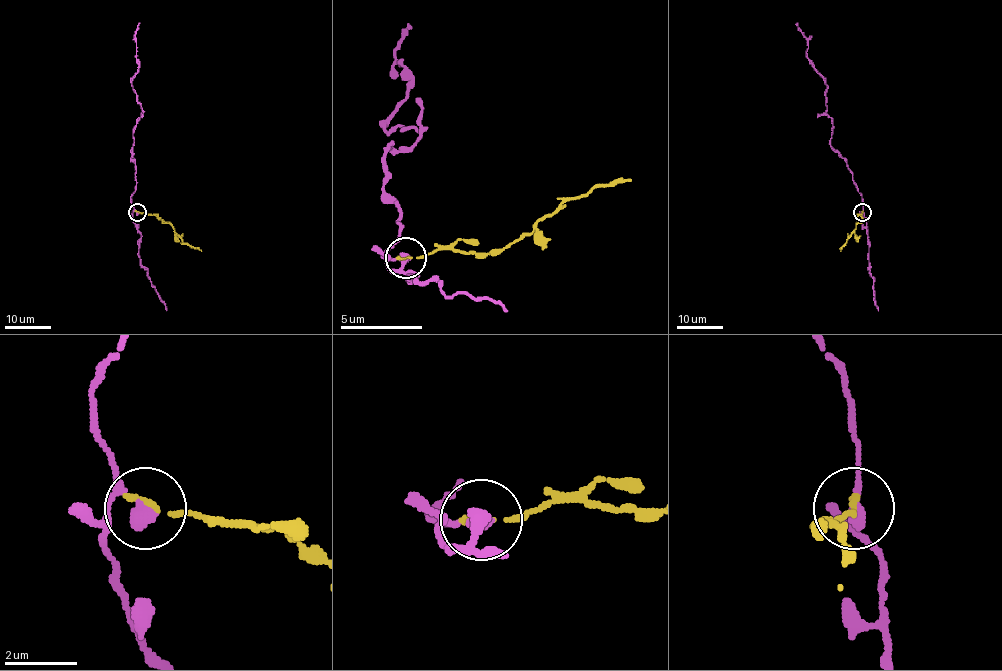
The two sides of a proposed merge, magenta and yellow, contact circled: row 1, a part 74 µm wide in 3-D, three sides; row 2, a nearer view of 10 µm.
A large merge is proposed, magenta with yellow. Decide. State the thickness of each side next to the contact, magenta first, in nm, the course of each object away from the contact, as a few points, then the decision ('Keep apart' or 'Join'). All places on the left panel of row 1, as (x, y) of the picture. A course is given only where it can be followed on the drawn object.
Thickness 280 nm (magenta) against 160 nm. Course of magenta: (137, 212), (130, 196), (136, 171), (131, 147), (143, 112), (131, 80), (138, 67), (135, 32), (139, 23). Course of yellow: (137, 211), (156, 215), (171, 225), (184, 243), (201, 251). Keep apart

